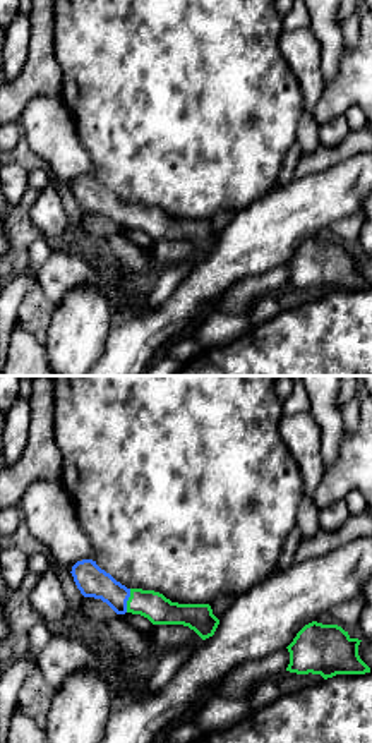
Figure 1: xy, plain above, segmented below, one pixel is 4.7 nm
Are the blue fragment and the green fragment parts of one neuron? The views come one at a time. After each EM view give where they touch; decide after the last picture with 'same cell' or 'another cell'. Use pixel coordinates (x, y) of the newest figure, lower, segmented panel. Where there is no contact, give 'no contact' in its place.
meets blue at (127, 599)

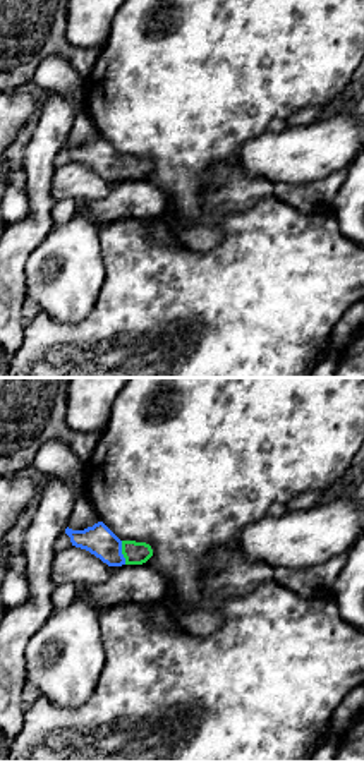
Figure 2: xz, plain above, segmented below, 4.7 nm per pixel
meets blue at (121, 553)

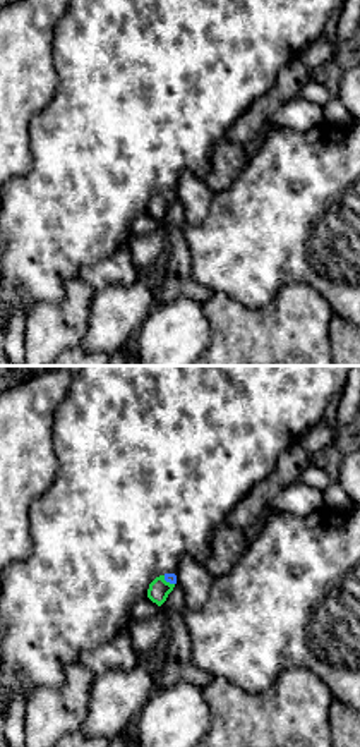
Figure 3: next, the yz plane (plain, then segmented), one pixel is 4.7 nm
meets blue at (168, 581)

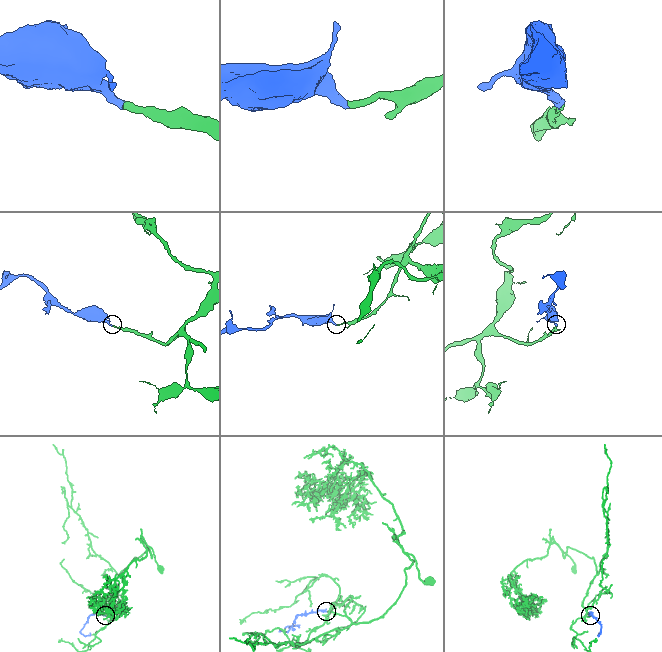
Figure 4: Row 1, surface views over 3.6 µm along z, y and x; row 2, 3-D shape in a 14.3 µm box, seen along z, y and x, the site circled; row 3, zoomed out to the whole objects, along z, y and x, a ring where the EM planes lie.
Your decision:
same cell

